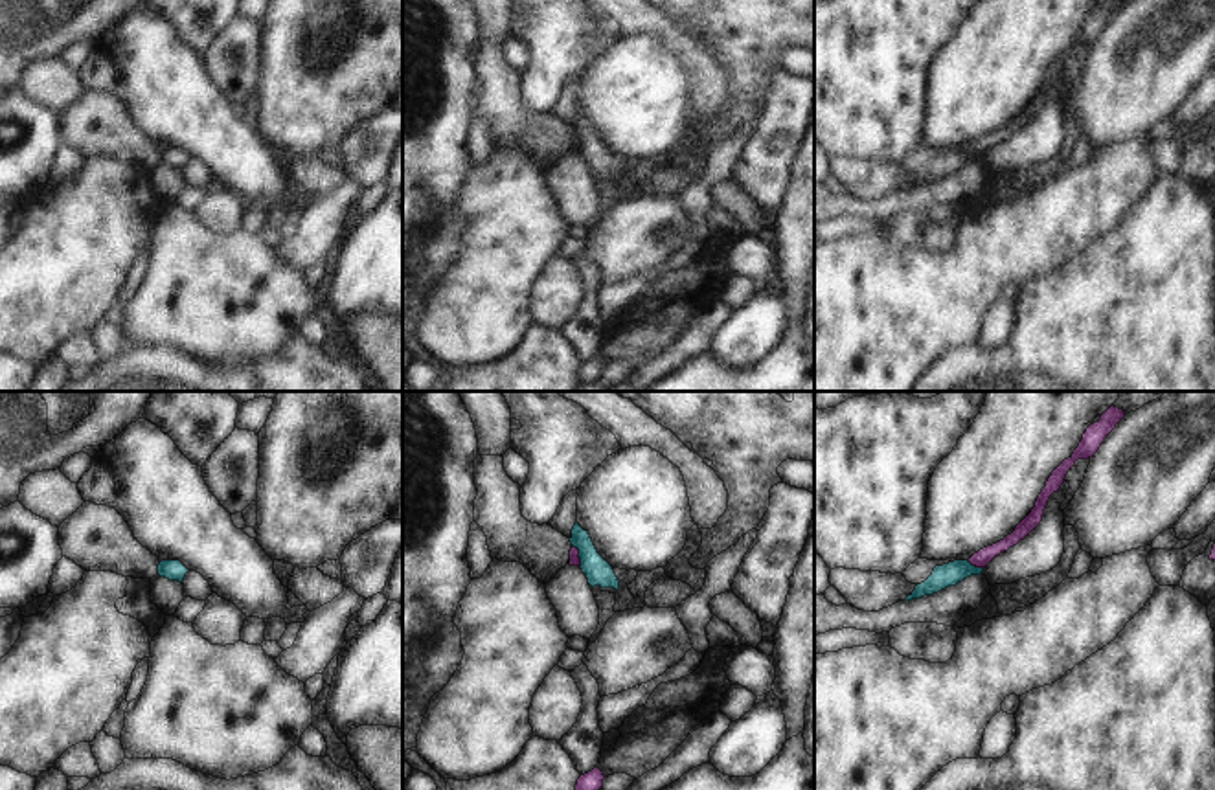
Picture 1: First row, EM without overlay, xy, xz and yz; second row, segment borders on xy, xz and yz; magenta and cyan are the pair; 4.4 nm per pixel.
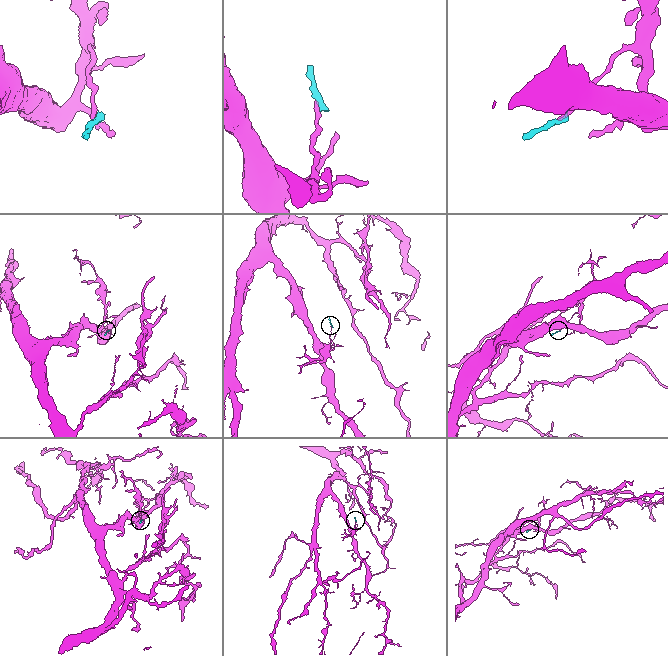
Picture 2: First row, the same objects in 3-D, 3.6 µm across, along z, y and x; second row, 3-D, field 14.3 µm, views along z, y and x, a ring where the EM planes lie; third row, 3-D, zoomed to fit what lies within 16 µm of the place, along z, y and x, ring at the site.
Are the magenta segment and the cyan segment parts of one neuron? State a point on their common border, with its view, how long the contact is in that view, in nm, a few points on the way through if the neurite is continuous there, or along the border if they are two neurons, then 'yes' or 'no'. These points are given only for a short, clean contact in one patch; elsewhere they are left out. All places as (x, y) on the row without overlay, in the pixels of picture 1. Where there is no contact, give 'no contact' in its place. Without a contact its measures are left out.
contact yz (975, 153); length 80 nm; border yz (967, 149), (982, 157); no

